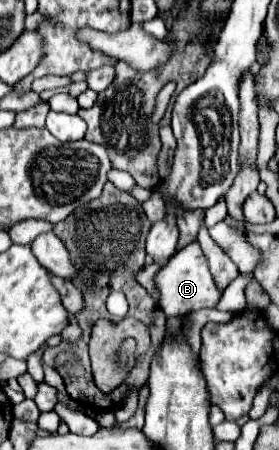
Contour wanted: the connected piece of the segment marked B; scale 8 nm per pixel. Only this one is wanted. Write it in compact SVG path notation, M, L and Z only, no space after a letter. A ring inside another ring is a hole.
M191 242L189 246L181 248L155 276L157 288L161 292L158 305L167 318L171 316L185 316L187 312L199 310L199 308L217 308L221 300L221 290L217 288L217 282L213 274L209 272L207 258L203 250L199 248L199 242Z

